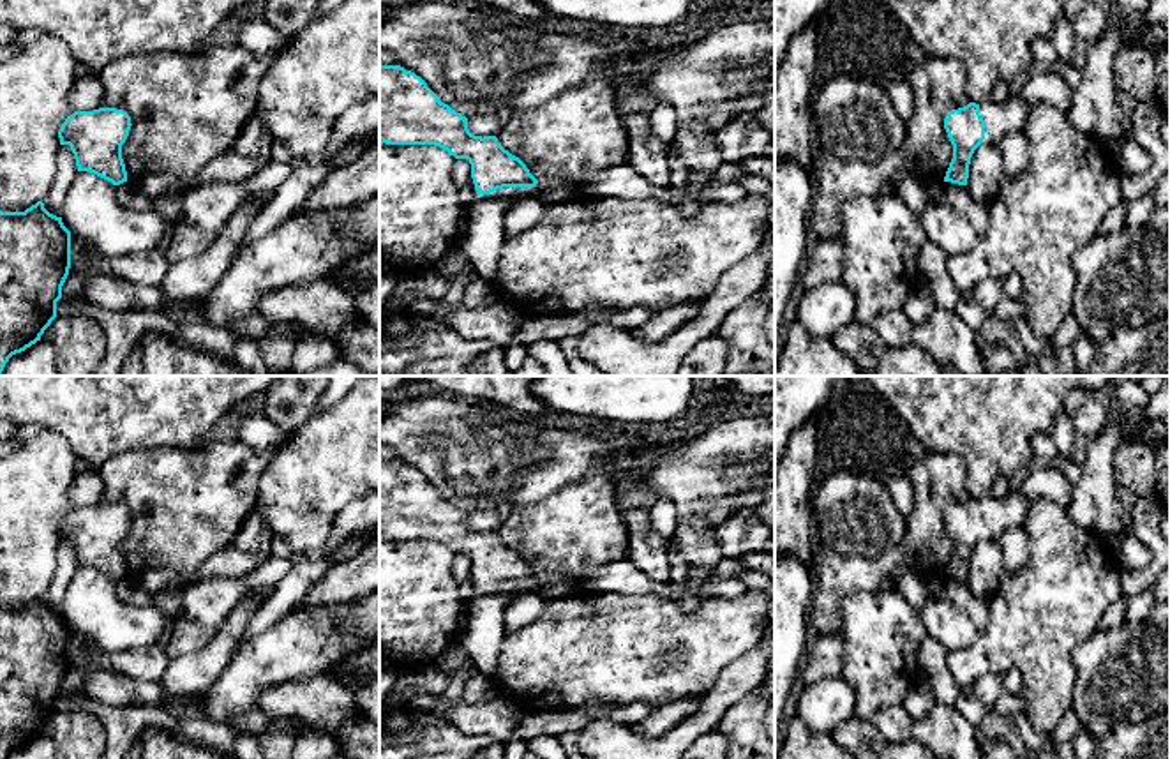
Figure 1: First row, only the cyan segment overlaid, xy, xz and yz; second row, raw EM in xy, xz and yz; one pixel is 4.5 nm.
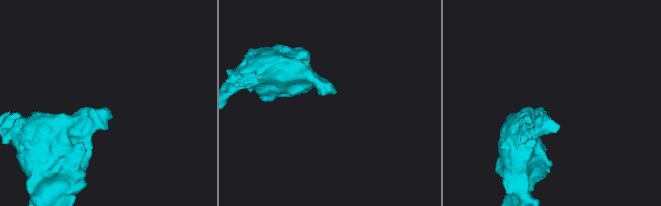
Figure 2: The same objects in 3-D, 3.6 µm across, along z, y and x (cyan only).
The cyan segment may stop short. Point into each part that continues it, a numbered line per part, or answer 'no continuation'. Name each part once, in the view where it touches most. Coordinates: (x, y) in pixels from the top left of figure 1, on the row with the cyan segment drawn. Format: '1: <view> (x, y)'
1: yz (1012, 115)

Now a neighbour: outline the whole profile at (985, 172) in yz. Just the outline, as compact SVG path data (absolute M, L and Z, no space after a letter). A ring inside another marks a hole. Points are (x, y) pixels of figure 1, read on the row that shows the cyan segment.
M981 143L969 164L967 189L974 201L990 207L1004 180L1002 155L997 145Z

